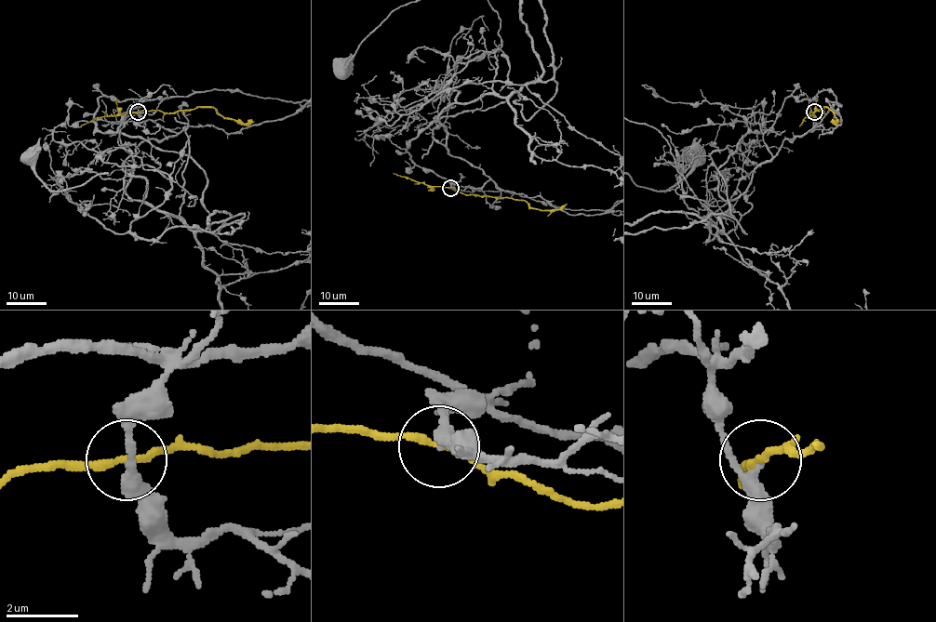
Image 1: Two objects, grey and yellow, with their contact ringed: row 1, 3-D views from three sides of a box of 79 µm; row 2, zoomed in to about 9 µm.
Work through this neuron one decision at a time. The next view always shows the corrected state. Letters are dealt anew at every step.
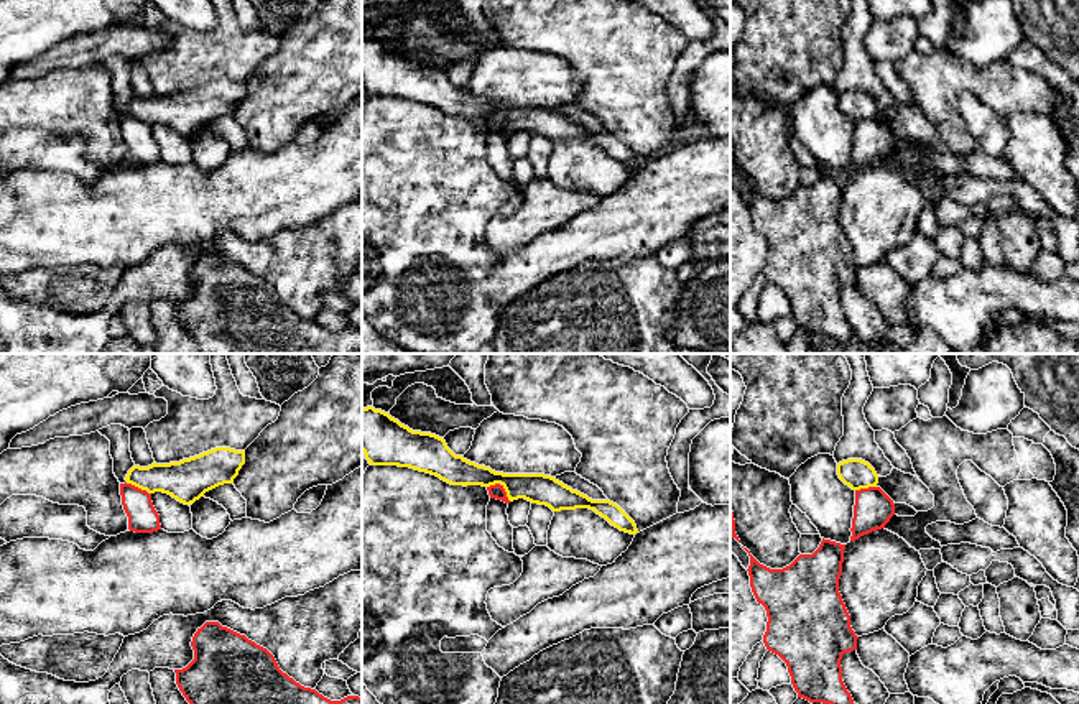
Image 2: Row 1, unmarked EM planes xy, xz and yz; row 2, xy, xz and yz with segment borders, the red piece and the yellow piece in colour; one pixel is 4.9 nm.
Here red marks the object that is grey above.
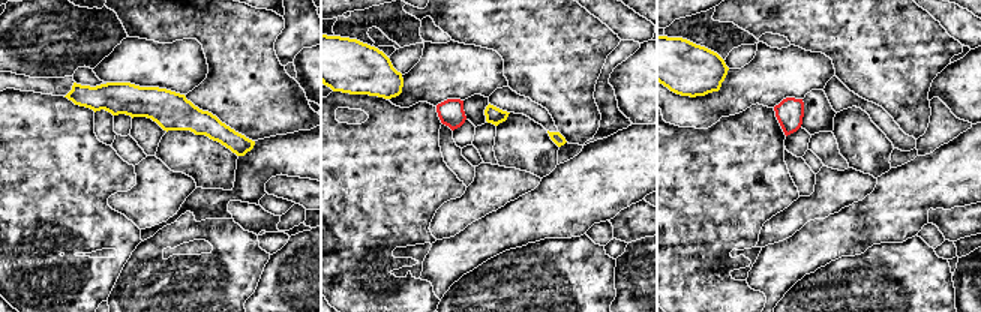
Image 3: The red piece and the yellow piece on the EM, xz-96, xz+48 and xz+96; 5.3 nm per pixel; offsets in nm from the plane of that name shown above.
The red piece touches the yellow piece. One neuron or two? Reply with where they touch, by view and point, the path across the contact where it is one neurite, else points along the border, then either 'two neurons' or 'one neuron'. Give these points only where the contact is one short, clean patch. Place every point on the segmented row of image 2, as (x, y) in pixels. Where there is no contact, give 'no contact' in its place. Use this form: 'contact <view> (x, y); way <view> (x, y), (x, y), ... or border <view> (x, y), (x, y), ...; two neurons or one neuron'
contact xz (502, 487); border xz (487, 486), (499, 484), (510, 500); two neurons

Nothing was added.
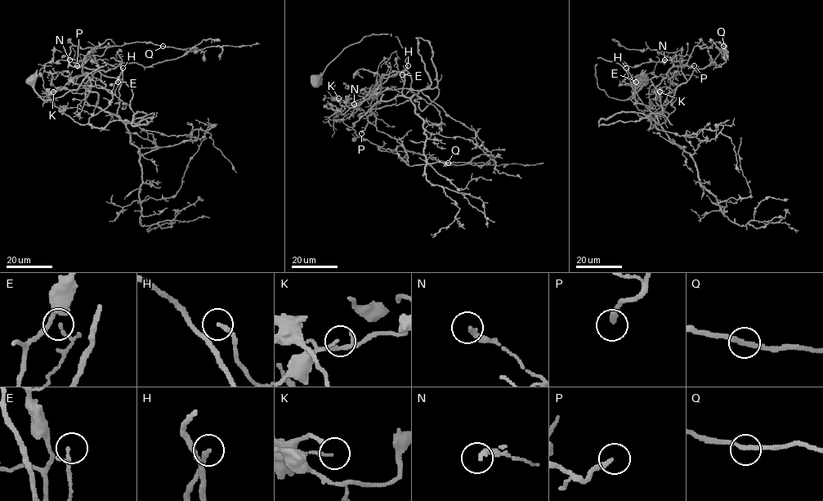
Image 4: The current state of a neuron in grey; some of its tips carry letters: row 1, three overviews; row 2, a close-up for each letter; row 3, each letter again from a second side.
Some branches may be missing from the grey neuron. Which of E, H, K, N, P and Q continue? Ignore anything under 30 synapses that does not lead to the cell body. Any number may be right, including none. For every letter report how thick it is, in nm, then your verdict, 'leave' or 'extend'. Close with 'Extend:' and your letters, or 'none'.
E: calibre 80 nm; leave
H: calibre 200 nm; leave
K: calibre 100 nm; leave
N: calibre 240 nm; leave
P: calibre 240 nm; extend
Q: calibre 200 nm; leave
Extend: P

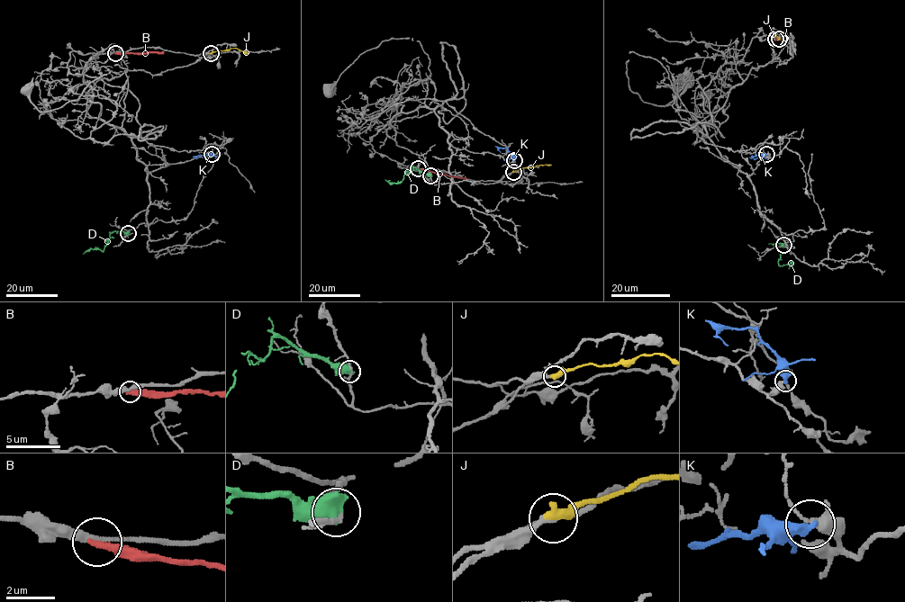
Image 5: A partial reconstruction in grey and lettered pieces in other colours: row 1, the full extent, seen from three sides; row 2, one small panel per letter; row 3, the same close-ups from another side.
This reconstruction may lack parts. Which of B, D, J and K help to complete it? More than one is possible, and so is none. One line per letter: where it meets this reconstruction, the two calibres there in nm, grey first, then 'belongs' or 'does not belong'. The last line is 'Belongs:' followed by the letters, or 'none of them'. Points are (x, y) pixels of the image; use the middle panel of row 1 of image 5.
B: (418, 168) | 320/360 nm | does not belong
D: (430, 175) | 180/800 nm | does not belong
J: (513, 172) | 220/500 nm | belongs
K: (514, 160) | 320/480 nm | does not belong
Belongs: J

